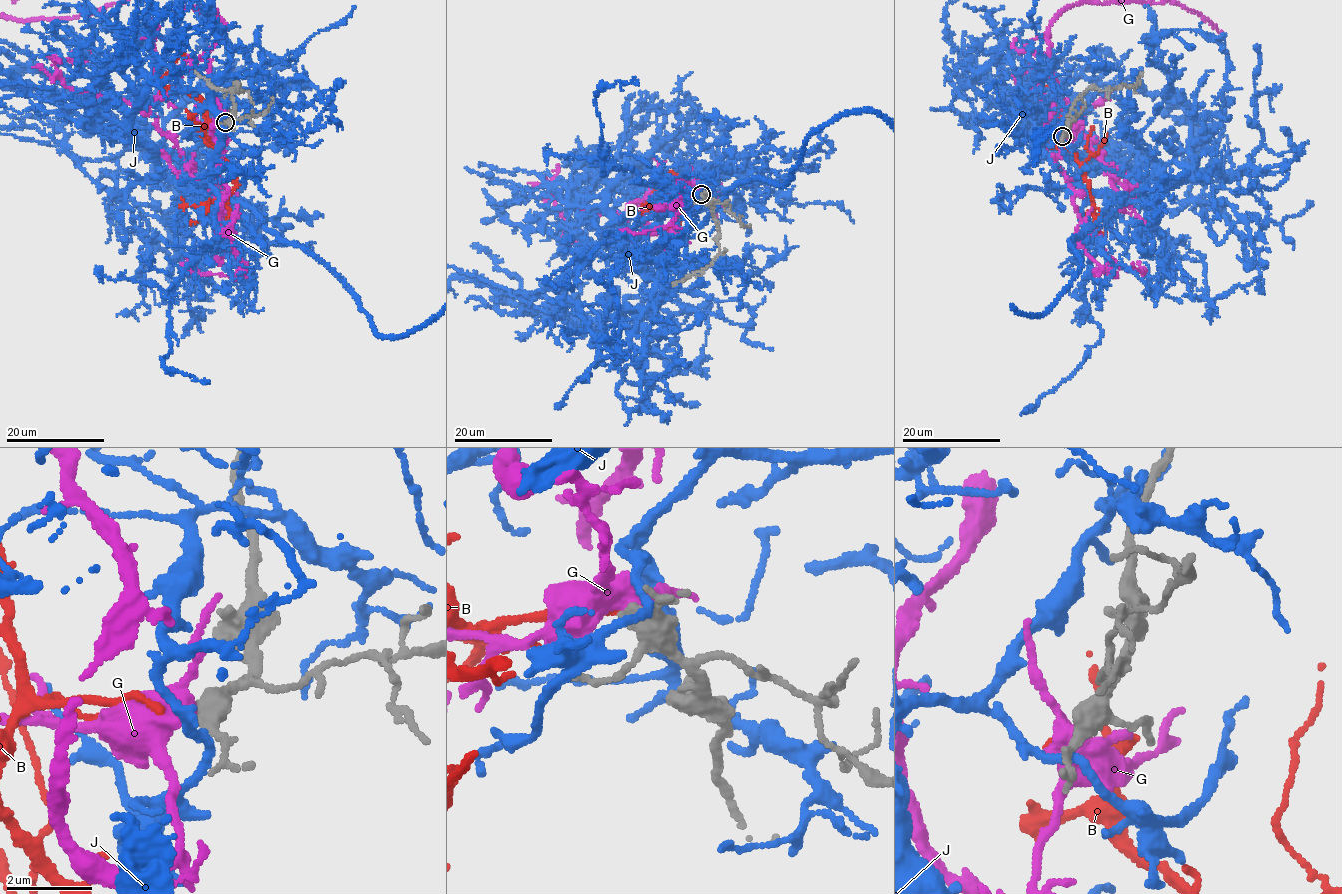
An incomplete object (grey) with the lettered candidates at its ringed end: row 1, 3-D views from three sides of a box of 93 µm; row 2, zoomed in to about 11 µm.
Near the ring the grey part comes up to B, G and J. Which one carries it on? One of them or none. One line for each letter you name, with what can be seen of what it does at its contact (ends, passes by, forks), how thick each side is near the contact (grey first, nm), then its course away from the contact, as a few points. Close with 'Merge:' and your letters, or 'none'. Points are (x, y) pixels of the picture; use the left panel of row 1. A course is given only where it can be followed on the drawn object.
B: it passes by | 280/140 nm
Merge: B

